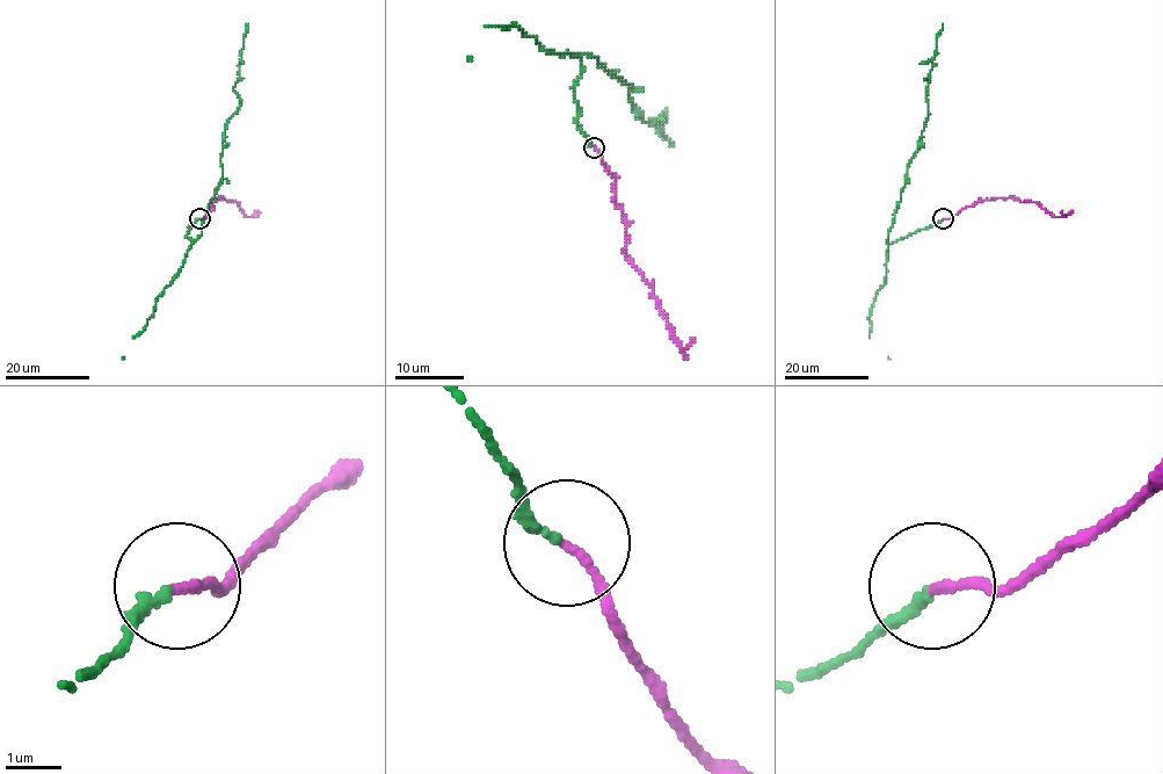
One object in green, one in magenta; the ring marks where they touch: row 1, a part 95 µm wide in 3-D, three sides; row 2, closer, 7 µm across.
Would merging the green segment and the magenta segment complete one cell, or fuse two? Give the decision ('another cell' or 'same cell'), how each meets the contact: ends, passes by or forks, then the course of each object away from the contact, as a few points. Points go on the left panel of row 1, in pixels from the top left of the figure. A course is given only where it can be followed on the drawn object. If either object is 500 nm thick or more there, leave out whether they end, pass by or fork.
same cell; green ends there; magenta ends there; green runs (198, 218), (187, 233), (191, 244), (220, 181), (226, 123), (240, 106), (233, 87), (247, 24); magenta runs (198, 218), (211, 209), (218, 197), (234, 201), (246, 216), (254, 216), (259, 210)

